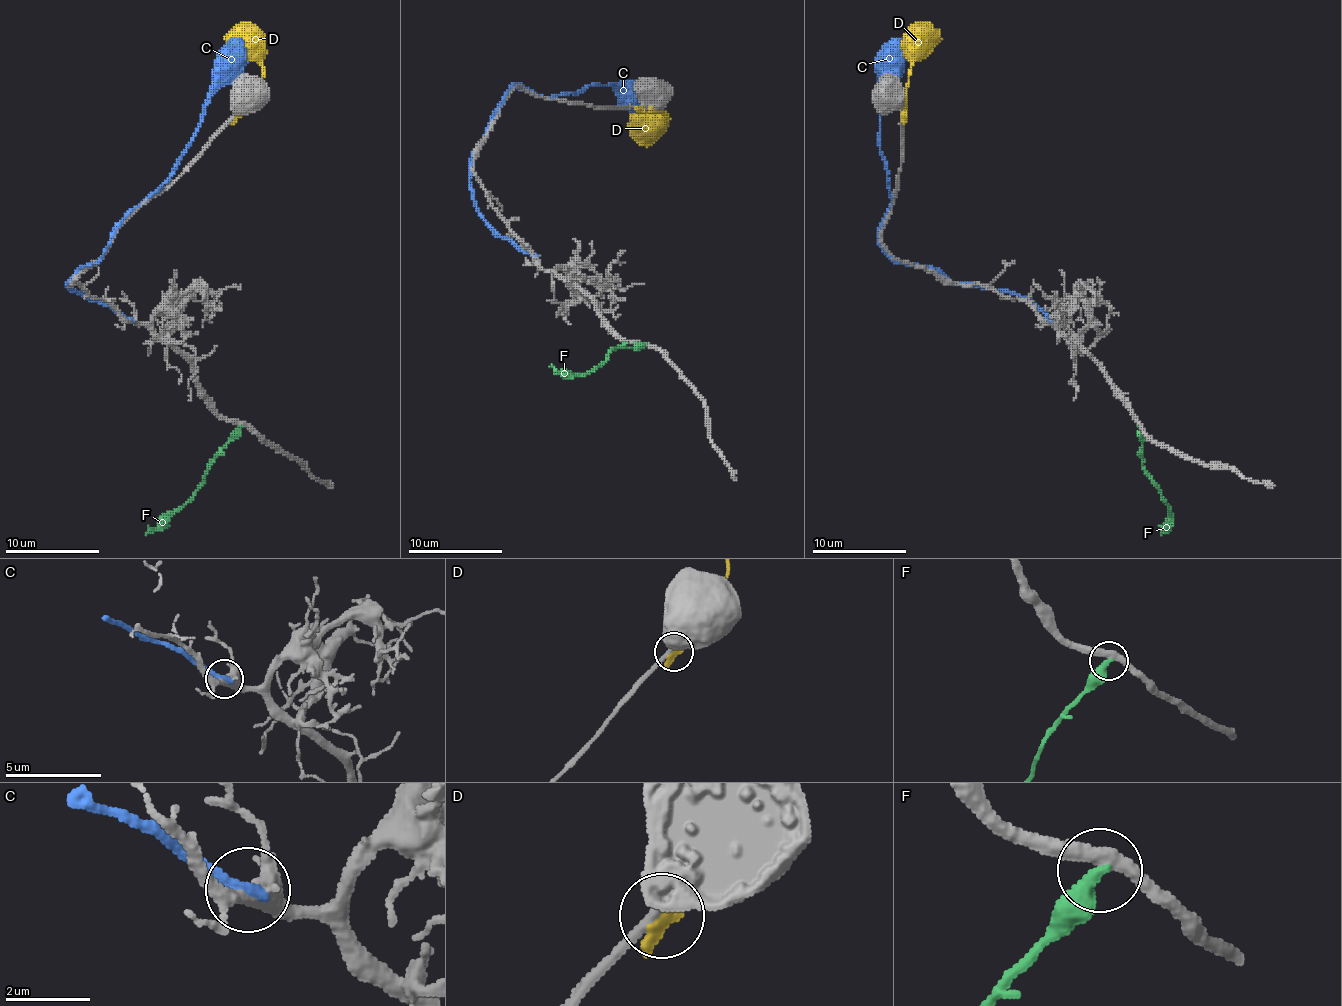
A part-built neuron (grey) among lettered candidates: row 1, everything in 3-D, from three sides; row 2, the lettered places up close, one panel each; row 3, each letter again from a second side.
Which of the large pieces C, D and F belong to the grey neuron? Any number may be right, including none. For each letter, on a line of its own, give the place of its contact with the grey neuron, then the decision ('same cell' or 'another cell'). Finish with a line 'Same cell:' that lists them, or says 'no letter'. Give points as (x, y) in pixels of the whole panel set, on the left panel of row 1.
C: (130, 319) | another cell
D: (236, 115) | another cell
F: (241, 426) | another cell
Same cell: no letter

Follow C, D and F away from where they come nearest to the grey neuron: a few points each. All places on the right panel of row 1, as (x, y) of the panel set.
C: (1050, 320), (1012, 292), (953, 284), (880, 244), (891, 204), (880, 62), (899, 38)
D: (903, 114), (908, 69), (927, 48), (929, 22)
F: (1140, 426), (1142, 469), (1168, 507), (1168, 526), (1161, 535)

